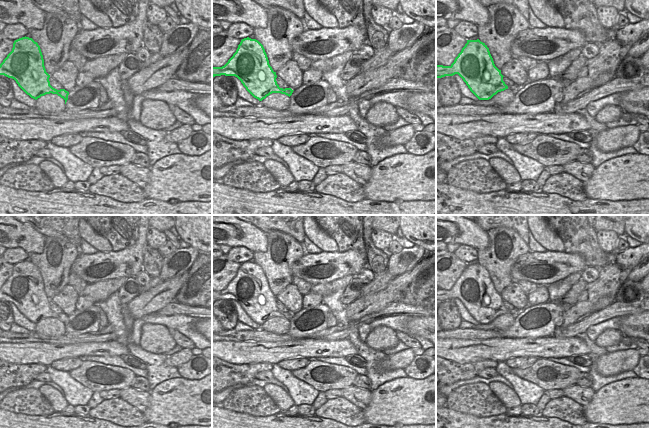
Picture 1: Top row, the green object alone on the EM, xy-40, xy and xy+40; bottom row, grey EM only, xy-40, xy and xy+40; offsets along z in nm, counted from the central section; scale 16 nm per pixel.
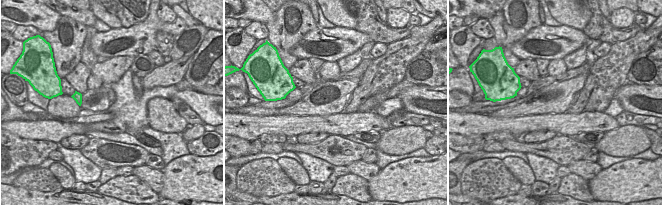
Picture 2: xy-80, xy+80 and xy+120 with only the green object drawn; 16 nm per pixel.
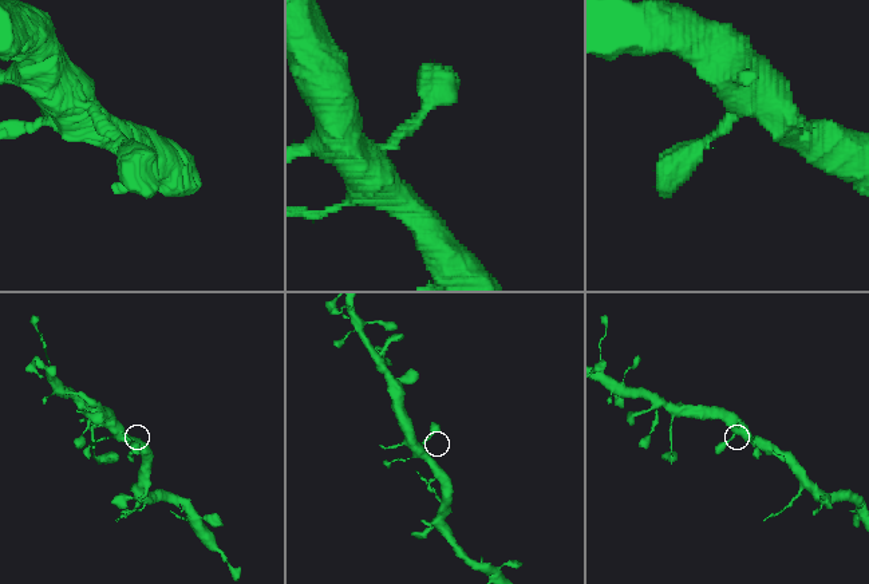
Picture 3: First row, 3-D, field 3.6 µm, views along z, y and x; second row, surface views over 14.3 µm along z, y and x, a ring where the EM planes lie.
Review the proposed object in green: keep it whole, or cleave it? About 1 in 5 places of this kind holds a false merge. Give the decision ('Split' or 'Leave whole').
Leave whole

